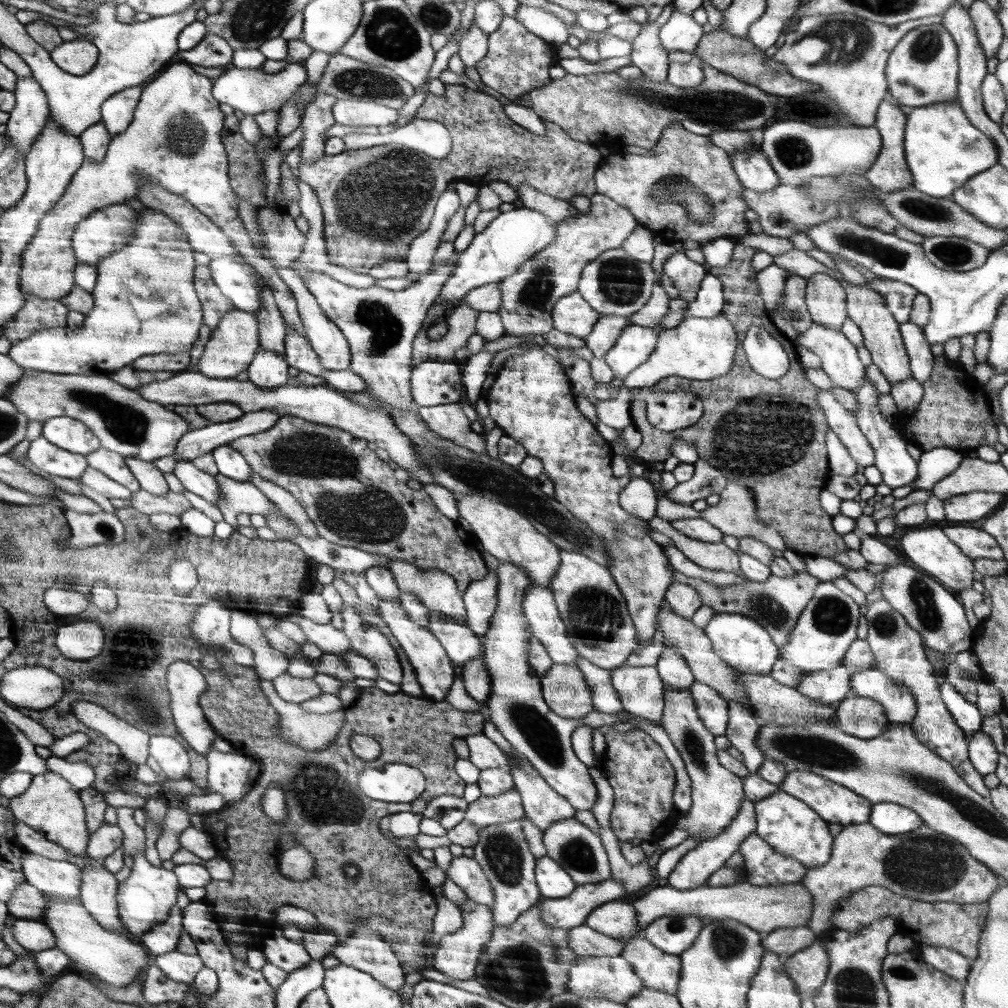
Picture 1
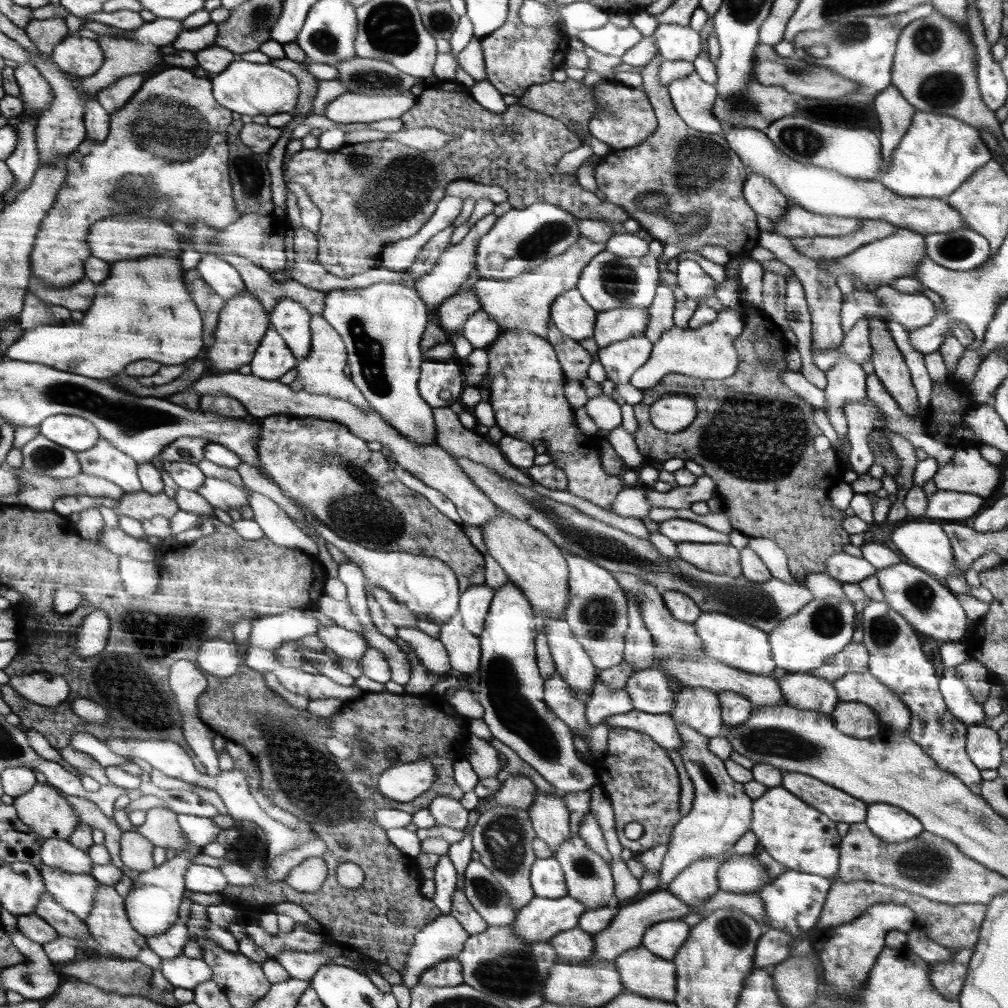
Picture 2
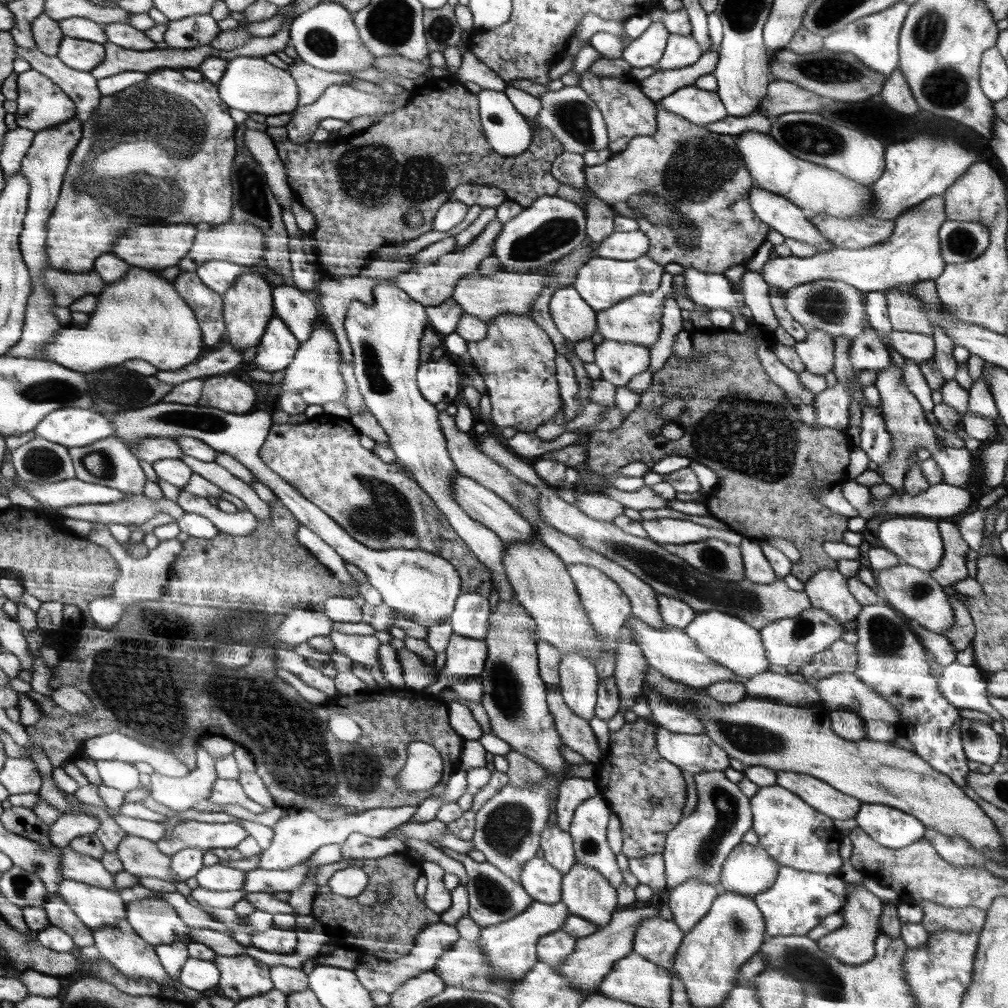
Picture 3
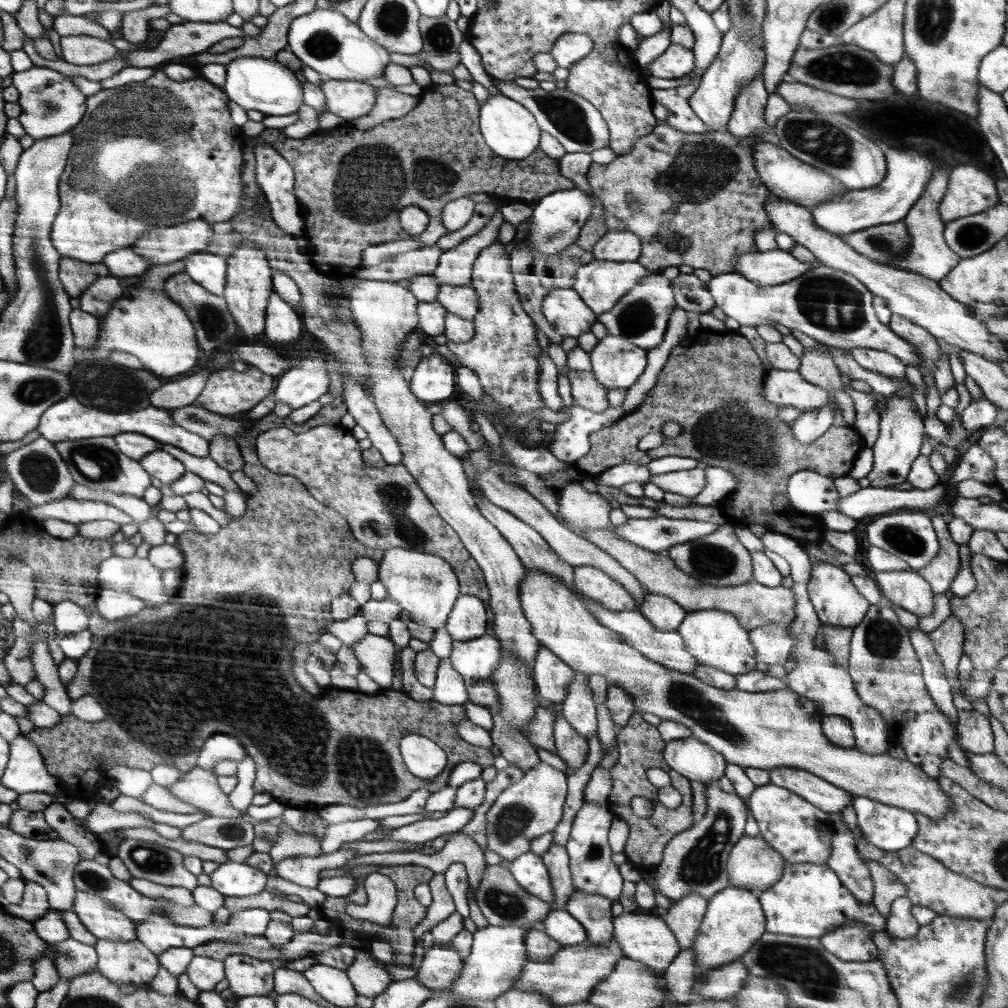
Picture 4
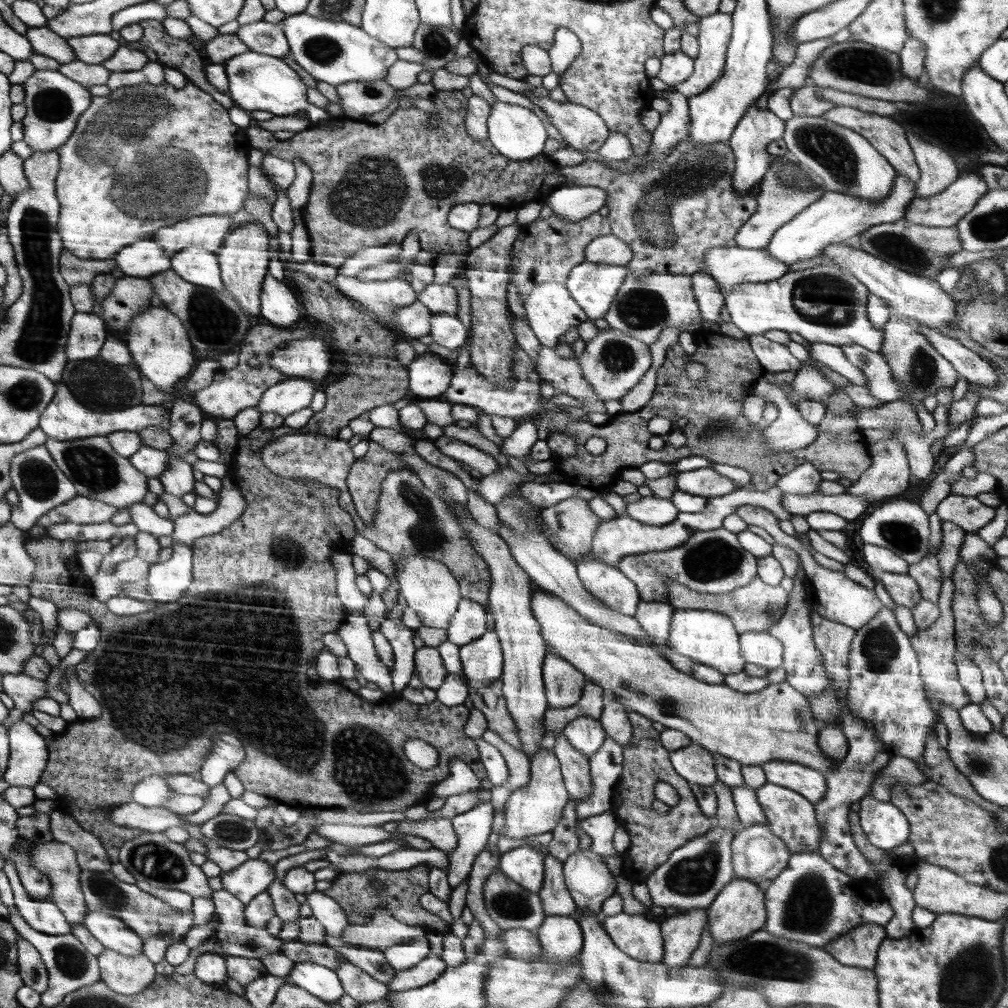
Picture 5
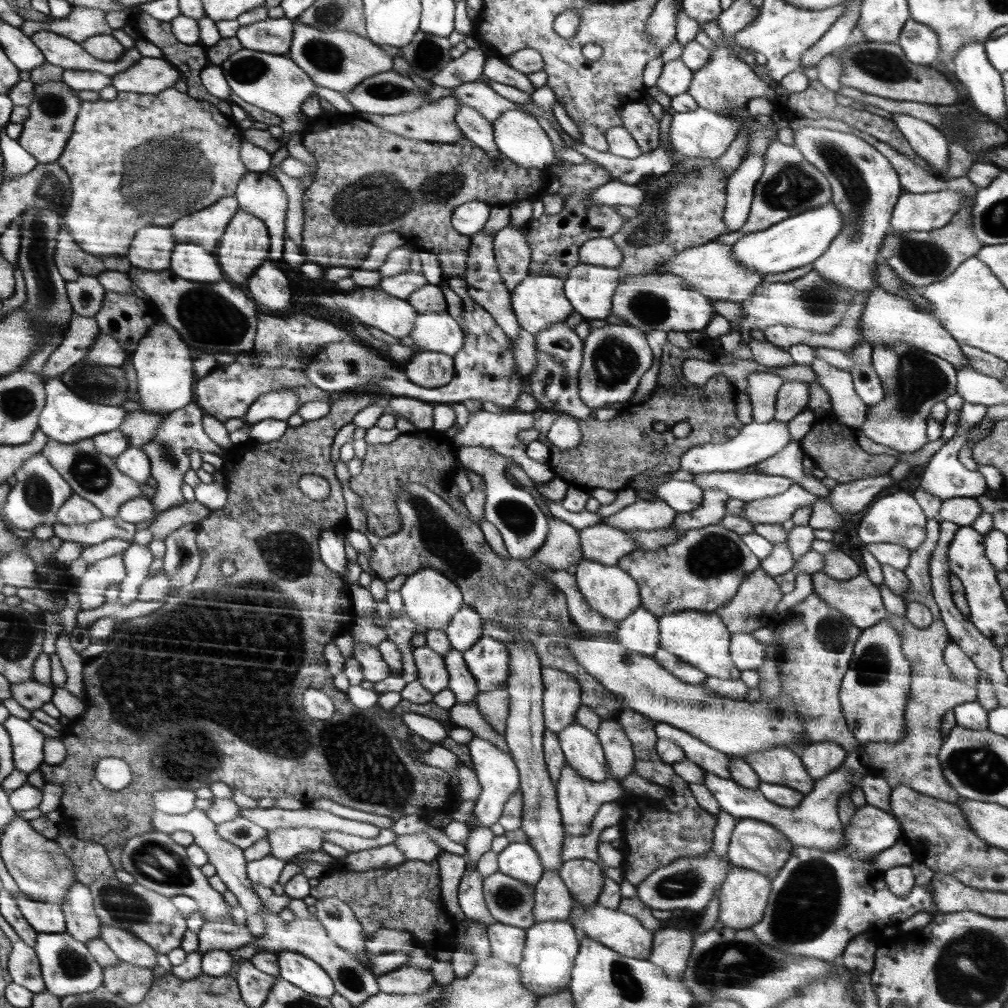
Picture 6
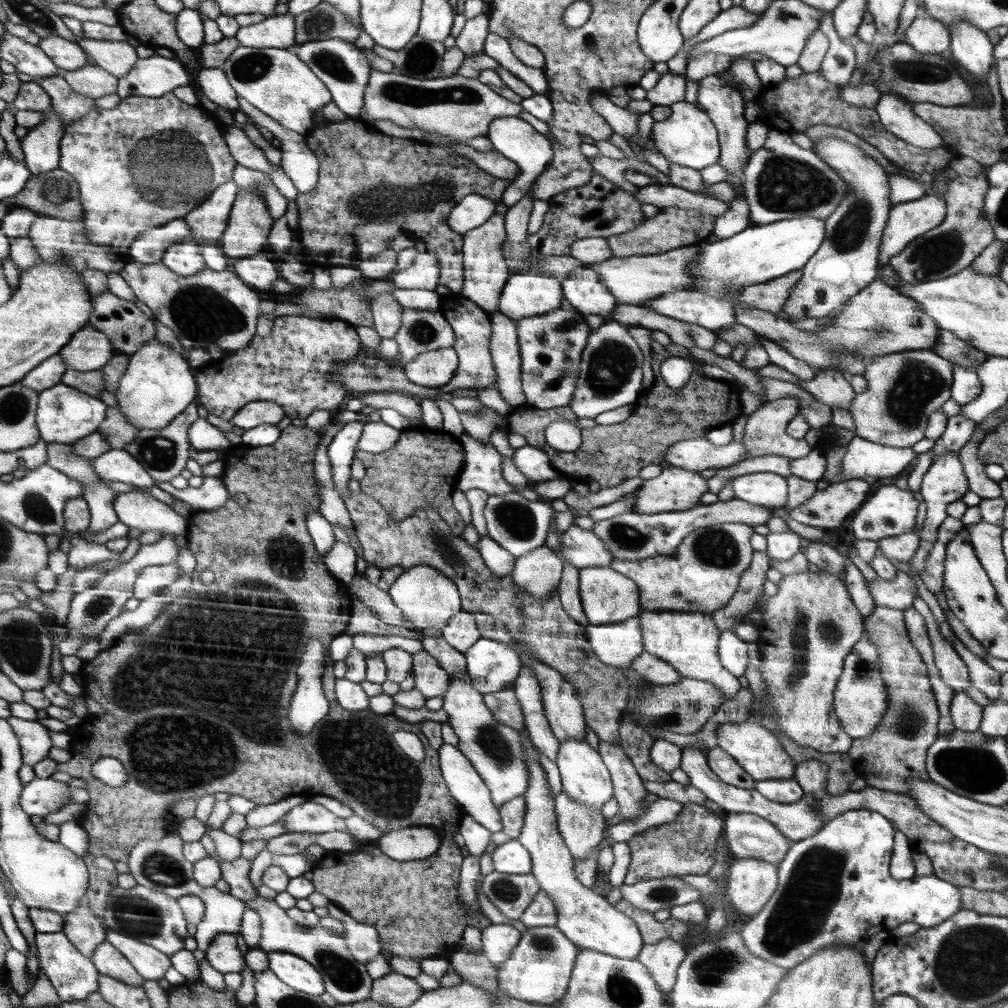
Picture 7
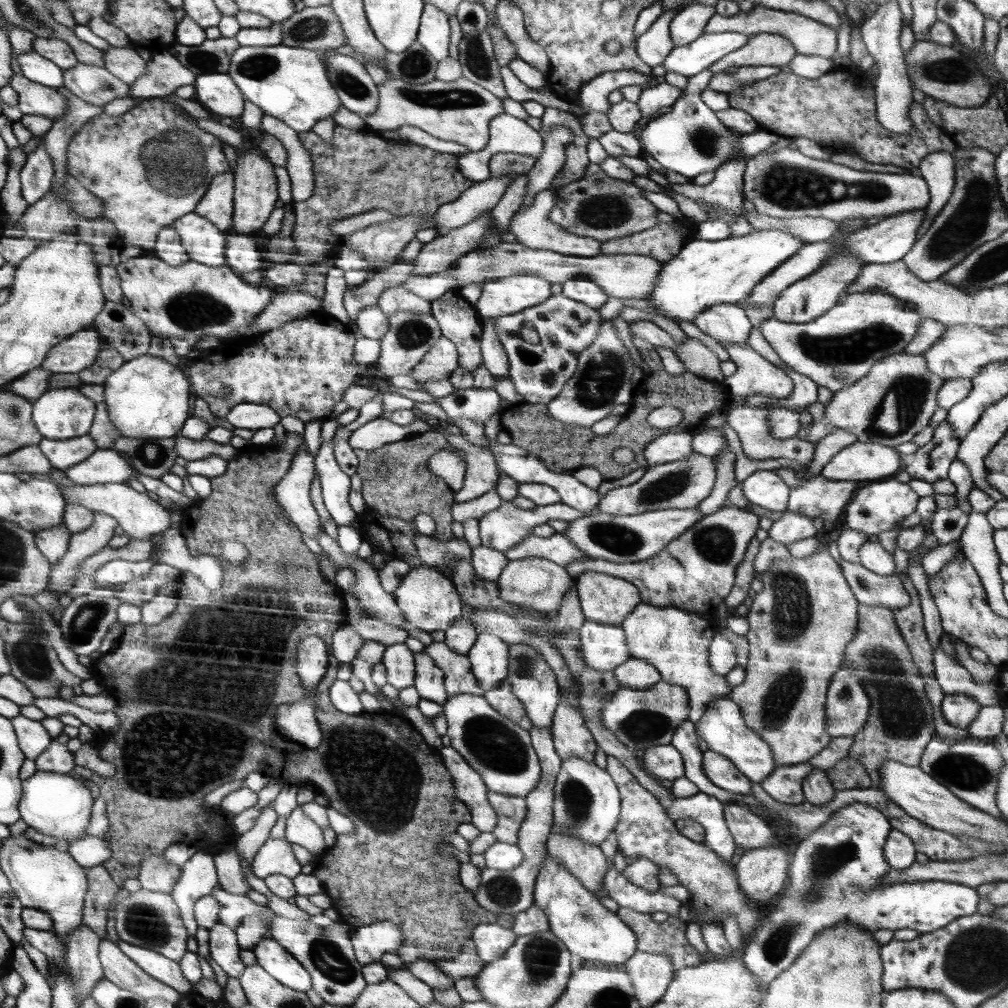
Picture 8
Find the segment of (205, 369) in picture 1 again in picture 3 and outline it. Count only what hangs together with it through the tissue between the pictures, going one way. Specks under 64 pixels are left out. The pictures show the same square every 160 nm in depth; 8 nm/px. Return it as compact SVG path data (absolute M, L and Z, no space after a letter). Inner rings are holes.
M257 272L246 273L239 276L237 282L221 296L224 297L224 317L230 336L227 345L243 351L257 347L269 326L270 316L274 314L270 284Z

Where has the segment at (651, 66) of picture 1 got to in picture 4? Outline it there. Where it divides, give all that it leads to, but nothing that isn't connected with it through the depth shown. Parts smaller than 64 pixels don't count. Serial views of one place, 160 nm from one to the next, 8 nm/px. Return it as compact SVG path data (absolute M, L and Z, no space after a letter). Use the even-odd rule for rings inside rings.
M666 121L658 123L652 134L644 136L634 146L633 150L625 155L617 156L612 162L608 164L600 164L593 162L587 172L587 181L590 185L591 191L599 198L599 201L603 204L605 212L610 212L612 216L622 220L627 224L628 231L638 235L641 243L640 258L638 261L643 264L650 272L661 273L668 266L691 266L693 269L704 268L713 274L713 276L721 275L724 273L731 273L735 270L735 264L737 264L737 258L741 254L756 254L759 252L759 248L755 243L755 236L765 228L770 226L771 222L769 217L766 216L765 202L773 195L769 192L769 189L762 184L762 180L759 179L759 174L754 166L753 150L754 142L756 140L736 140L732 133L727 130L703 132L700 134L690 134L682 132L680 129L669 125Z

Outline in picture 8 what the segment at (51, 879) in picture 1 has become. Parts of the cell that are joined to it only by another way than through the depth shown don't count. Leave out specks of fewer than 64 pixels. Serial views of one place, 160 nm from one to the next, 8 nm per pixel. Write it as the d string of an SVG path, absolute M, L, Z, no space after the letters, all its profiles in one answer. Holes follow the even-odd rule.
M118 940L118 949L130 958L141 970L152 976L156 980L167 984L181 994L186 994L192 990L189 980L186 980L178 962L152 952L139 948L133 944Z

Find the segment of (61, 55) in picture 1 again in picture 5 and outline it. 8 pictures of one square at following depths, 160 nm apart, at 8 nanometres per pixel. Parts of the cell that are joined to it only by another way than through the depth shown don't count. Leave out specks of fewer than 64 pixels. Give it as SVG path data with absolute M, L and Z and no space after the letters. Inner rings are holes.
M89 34L67 40L76 58L86 64L100 65L120 50L118 40L110 37L110 34Z

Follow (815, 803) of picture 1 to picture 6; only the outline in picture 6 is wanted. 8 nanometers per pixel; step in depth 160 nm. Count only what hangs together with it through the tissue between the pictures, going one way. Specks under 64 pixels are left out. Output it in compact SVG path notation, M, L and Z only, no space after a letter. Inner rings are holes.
M773 746L770 750L751 752L743 757L761 782L788 785L803 795L810 794L816 780L810 776L799 753L786 746Z

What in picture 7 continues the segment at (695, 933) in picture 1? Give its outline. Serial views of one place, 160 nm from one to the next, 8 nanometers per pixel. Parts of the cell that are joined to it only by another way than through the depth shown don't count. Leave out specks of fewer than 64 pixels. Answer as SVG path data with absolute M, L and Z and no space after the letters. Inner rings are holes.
M526 728L520 729L519 732L521 745L525 748L525 763L529 767L529 786L523 795L526 814L518 841L530 852L533 860L531 874L538 882L540 890L546 892L557 907L558 919L555 927L561 929L580 950L602 952L622 960L637 959L646 943L638 924L615 905L610 905L605 897L584 887L582 882L578 881L574 872L576 862L558 832L557 812L554 812L556 799L551 795L545 768L539 761L539 754L529 737L529 732Z

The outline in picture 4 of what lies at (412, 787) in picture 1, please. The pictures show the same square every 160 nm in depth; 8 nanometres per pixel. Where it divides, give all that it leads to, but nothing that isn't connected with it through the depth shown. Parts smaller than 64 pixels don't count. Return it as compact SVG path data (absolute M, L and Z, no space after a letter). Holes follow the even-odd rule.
M412 733L400 742L405 765L418 778L437 778L448 767L448 754L427 736Z

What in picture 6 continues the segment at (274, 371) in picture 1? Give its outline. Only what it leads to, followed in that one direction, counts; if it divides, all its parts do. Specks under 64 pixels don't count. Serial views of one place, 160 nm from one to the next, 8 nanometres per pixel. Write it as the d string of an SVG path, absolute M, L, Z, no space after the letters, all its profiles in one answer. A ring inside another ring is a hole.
M274 263L261 264L249 279L248 289L254 300L268 313L286 311L291 306L293 292L288 278Z

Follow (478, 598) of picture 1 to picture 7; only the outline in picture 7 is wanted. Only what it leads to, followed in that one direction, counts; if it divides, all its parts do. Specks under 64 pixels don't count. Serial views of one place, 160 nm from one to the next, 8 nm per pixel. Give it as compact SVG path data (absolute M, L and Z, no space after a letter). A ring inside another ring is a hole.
M461 610L446 624L442 629L443 637L450 645L453 645L458 652L465 653L473 646L477 640L480 640L480 632L476 630L474 614L472 612Z

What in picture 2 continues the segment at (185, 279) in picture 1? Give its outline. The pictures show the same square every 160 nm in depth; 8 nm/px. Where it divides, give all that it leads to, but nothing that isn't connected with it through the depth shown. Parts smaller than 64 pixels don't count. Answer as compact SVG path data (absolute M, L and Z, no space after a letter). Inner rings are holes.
M166 253L113 262L108 278L96 285L93 303L79 323L61 322L27 329L22 338L16 344L12 344L2 356L12 360L44 364L56 369L62 368L62 372L78 372L90 378L116 376L130 362L142 358L150 358L166 366L182 364L194 358L200 352L200 348L204 348L202 330L205 330L202 328L201 312L196 310L196 303L184 284L184 275L181 259Z

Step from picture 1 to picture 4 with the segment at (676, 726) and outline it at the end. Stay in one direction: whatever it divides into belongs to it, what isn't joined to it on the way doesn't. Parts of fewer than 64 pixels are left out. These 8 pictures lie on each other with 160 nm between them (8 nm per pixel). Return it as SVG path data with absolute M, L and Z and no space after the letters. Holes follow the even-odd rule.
M717 781L706 783L706 814L692 828L674 836L665 849L660 866L654 868L654 889L670 901L698 893L710 900L730 886L728 860L730 852L745 835L746 802L735 792L723 791Z

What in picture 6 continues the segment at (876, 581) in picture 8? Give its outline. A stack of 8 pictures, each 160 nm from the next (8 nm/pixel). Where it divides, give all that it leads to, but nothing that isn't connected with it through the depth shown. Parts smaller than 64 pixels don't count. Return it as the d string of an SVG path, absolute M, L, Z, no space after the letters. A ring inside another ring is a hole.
M929 518L927 523L927 538L921 546L911 551L909 565L904 570L911 586L902 596L905 604L915 602L928 606L933 613L933 622L938 622L941 619L941 612L933 595L929 560L934 552L934 547L937 545L939 534L939 520Z

